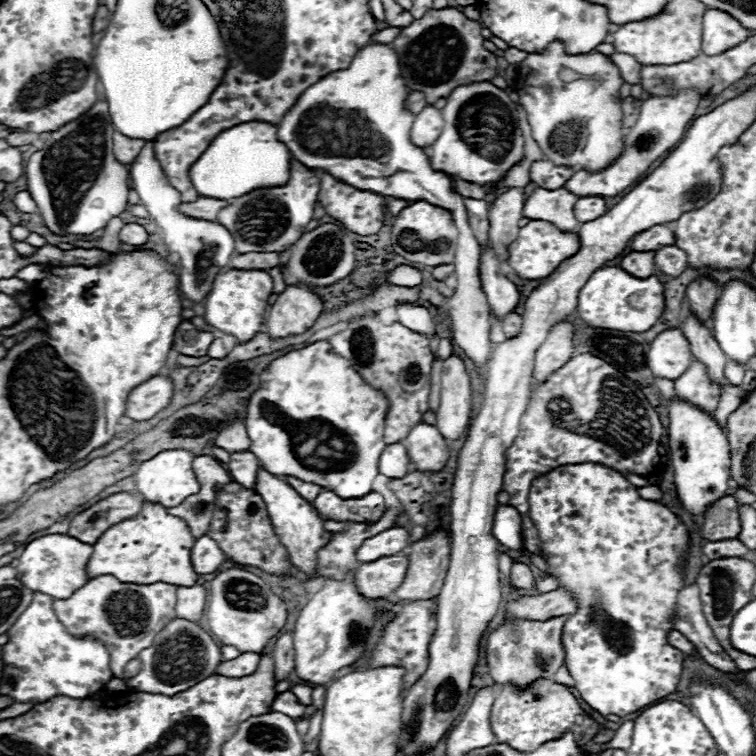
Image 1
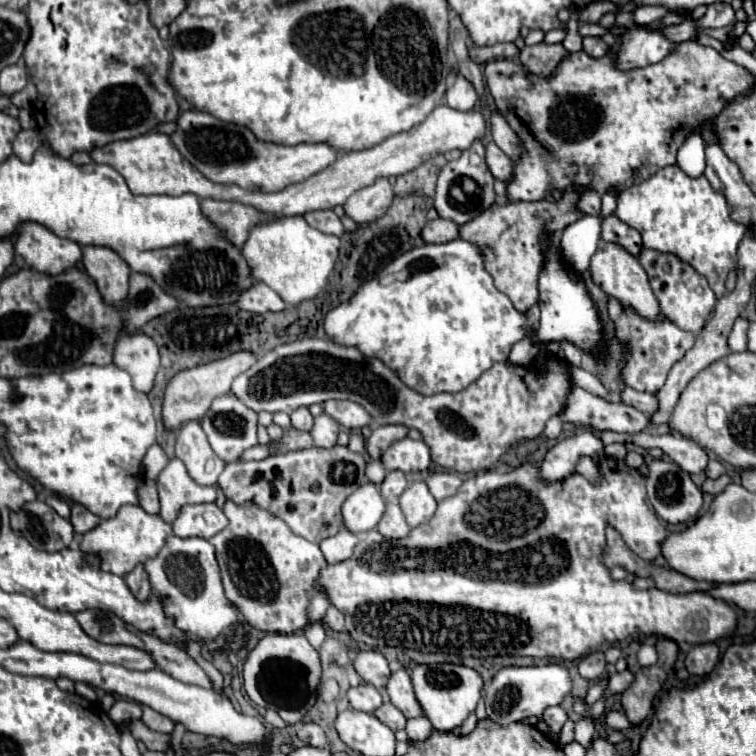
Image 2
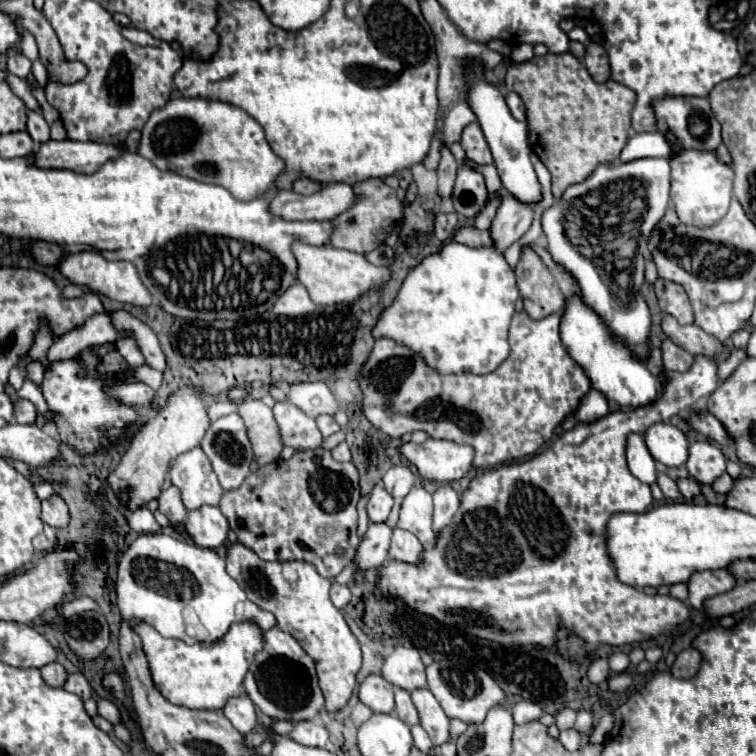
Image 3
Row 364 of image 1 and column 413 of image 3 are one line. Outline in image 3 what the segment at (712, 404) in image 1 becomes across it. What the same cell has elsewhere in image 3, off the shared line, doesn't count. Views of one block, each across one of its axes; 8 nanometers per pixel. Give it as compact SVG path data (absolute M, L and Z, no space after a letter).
M416 688L410 692L414 706L420 714L420 726L428 732L434 746L442 746L450 740L450 718L434 698L434 694L428 688Z

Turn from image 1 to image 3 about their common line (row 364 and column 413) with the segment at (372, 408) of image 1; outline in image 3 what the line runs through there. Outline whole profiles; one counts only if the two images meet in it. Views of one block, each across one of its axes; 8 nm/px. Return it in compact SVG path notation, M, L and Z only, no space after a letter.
M506 194L494 216L494 224L490 226L492 244L482 246L482 248L470 248L458 242L448 242L442 246L440 252L426 256L404 278L394 302L378 318L378 324L374 326L372 336L390 338L398 344L406 344L408 348L414 348L414 352L418 352L426 360L426 364L430 364L430 368L442 374L464 374L464 372L490 374L494 372L510 354L508 326L514 314L514 304L520 296L514 272L508 266L504 252L524 236L524 232L532 224L532 218L534 218L534 208L530 204L522 204Z

